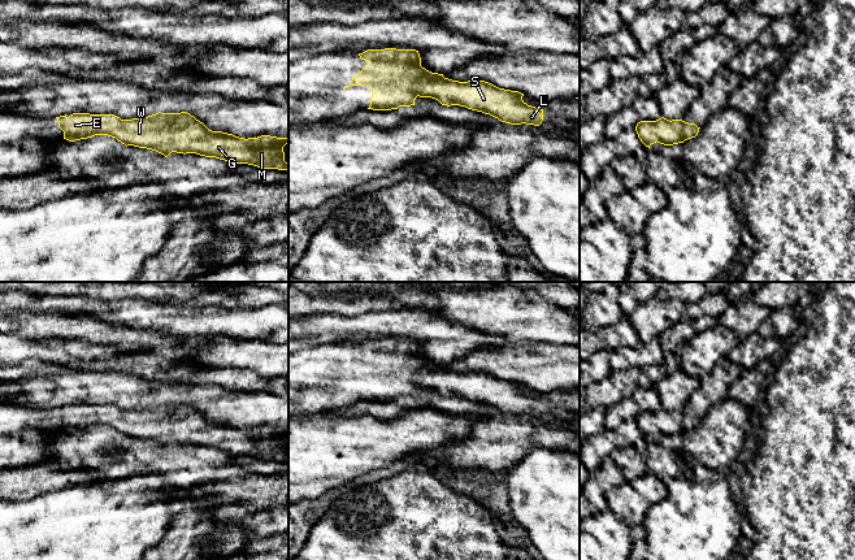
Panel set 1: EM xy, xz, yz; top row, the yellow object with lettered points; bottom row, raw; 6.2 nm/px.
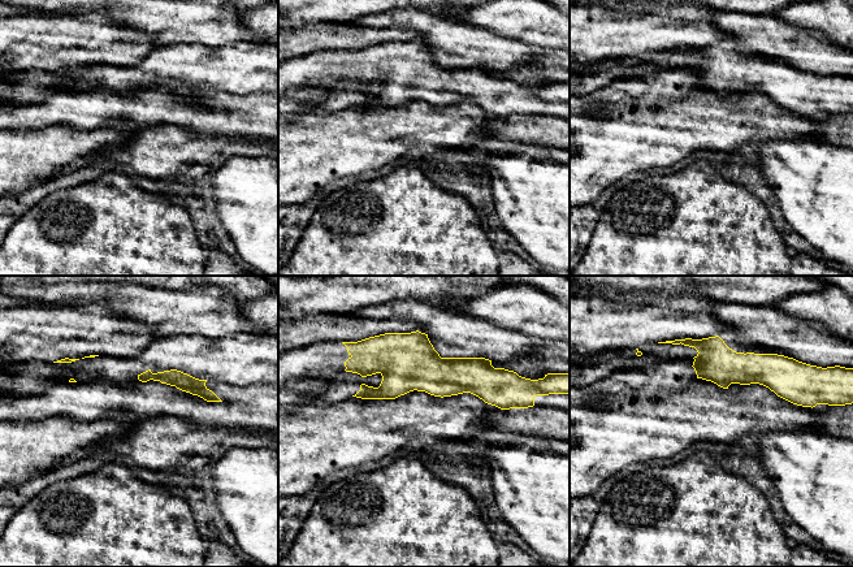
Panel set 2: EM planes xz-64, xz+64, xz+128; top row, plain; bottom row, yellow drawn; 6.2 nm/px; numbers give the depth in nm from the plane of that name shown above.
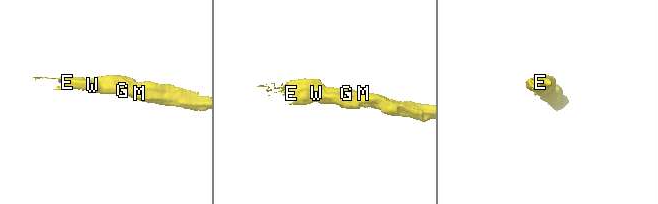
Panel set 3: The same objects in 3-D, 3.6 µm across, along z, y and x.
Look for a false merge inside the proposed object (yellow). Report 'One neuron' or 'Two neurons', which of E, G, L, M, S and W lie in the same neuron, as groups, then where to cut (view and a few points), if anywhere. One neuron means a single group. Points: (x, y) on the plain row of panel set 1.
One neuron. Groups: E G L M S W. No split

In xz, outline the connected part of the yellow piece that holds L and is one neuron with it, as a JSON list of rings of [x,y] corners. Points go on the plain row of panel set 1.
[[[368,340],[359,347],[368,355],[343,379],[366,377],[372,382],[368,400],[411,398],[420,387],[435,390],[442,396],[482,403],[511,416],[539,417],[543,412],[543,400],[528,396],[524,385],[485,372],[459,373],[431,364],[421,357],[416,340]]]

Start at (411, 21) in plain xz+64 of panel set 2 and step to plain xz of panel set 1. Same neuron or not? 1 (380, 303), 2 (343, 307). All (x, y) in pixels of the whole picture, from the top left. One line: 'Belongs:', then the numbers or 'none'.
Belongs: none

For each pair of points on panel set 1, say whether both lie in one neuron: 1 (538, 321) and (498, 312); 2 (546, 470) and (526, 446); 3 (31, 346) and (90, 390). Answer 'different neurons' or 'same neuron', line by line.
1: same neuron
2: different neurons
3: different neurons

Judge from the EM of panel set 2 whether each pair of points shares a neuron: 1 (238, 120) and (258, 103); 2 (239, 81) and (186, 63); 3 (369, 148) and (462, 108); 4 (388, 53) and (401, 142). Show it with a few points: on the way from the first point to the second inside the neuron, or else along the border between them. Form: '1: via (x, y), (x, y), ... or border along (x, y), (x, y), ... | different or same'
1: via (243, 115), (252, 108) | same
2: via (226, 68), (224, 65), (199, 64) | same
3: via (393, 133), (410, 126), (433, 126), (438, 121) | same
4: border along (397, 105), (364, 107) | different

